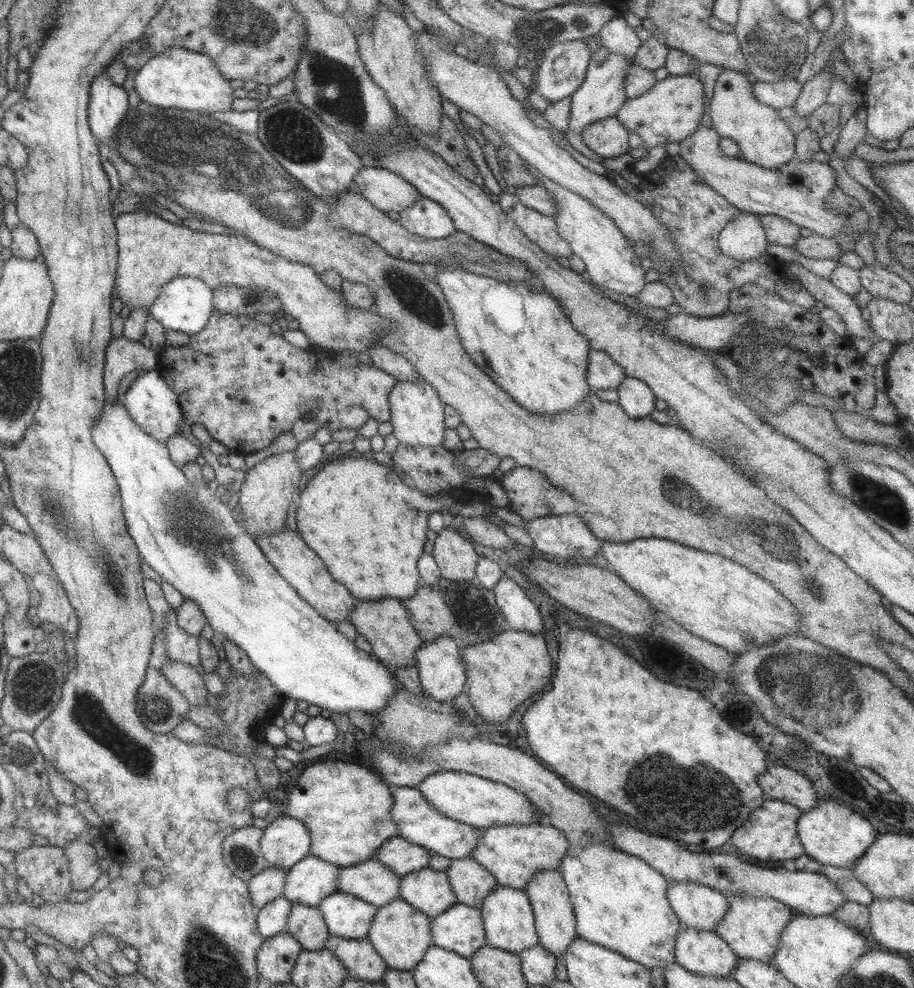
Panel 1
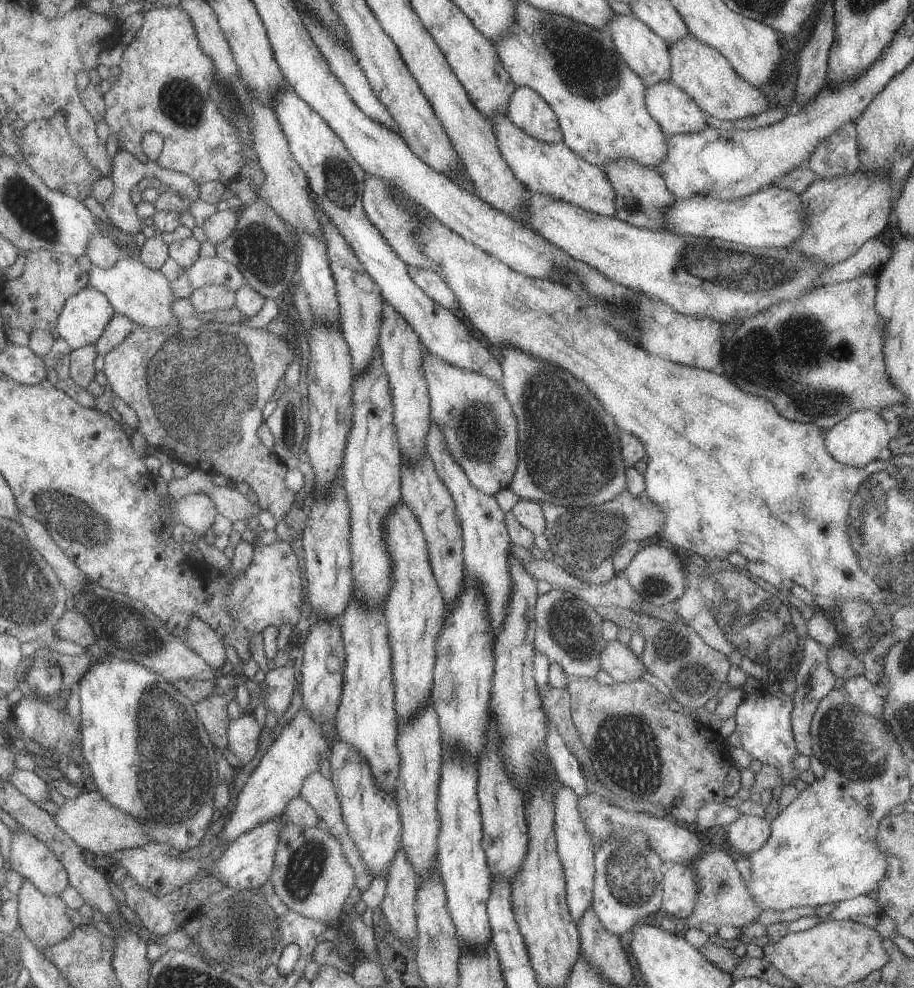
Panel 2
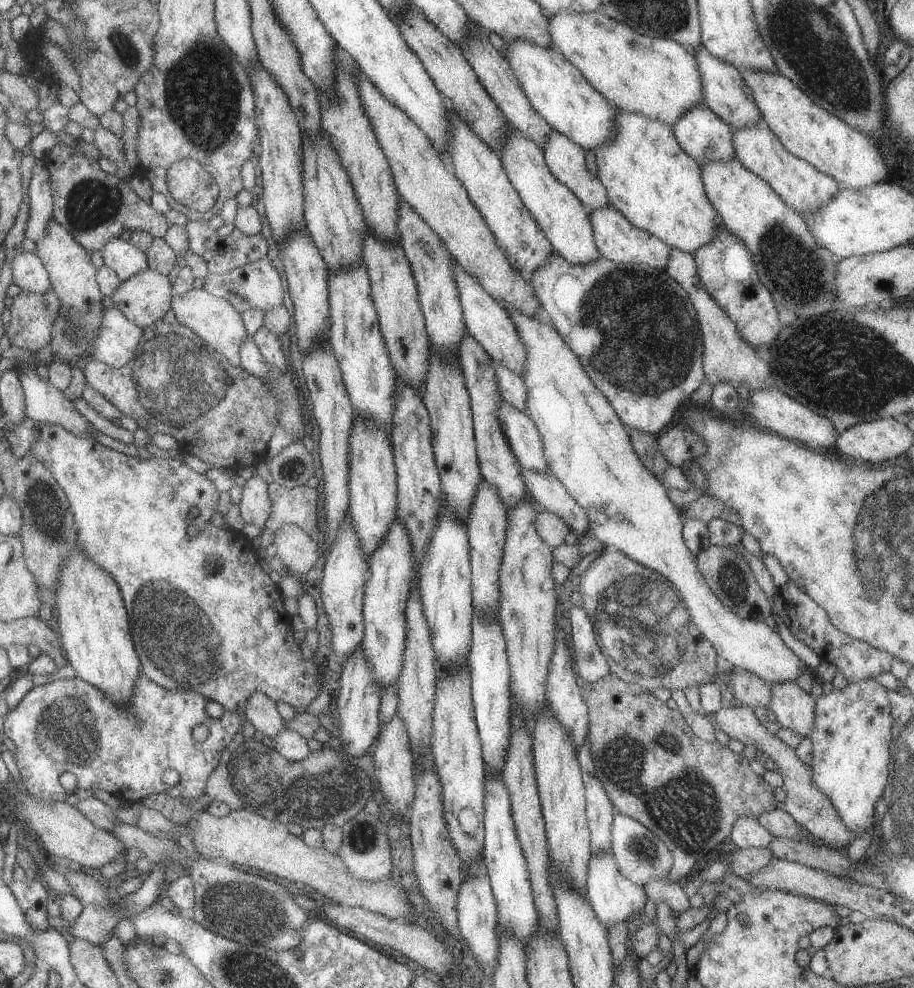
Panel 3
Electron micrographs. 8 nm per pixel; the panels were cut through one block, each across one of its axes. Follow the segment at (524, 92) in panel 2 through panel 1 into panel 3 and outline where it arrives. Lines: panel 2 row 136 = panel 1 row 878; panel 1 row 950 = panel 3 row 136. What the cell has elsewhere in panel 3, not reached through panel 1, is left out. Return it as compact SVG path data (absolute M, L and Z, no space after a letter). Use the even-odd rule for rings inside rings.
M557 130L548 132L548 138L546 138L546 142L544 142L543 153L550 172L552 172L562 184L568 186L586 208L589 207L592 211L594 209L603 209L612 206L606 188L604 188L604 185L600 182L597 175L592 174L586 167L585 152L586 150L584 150L584 148L578 146L576 142L572 142L568 136L564 136L562 132L558 132Z

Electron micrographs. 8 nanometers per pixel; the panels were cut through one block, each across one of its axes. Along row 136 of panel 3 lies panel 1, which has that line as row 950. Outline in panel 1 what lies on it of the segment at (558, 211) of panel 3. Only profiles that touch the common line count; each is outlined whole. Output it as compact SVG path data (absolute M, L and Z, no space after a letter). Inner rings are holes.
M496 884L496 889L486 897L486 901L482 904L480 914L484 919L484 932L486 932L488 946L520 955L539 945L535 917L525 891Z

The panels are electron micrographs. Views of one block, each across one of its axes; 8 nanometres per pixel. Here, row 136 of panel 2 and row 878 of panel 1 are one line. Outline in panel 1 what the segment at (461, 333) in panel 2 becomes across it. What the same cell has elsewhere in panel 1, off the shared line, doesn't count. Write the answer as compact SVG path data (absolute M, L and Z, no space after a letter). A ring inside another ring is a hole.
M310 853L288 870L286 887L284 887L282 896L293 904L318 907L327 896L338 891L340 870L341 867L336 866L336 864L329 863L327 860L322 860L319 856Z

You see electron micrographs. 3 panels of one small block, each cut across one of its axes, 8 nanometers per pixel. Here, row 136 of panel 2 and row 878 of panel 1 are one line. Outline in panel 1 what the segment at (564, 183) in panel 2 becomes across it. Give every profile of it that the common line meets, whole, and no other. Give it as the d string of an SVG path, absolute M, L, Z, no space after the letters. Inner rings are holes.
M505 824L496 828L480 828L478 846L472 857L496 877L497 884L526 891L530 878L542 871L556 871L569 849L567 836L550 824Z

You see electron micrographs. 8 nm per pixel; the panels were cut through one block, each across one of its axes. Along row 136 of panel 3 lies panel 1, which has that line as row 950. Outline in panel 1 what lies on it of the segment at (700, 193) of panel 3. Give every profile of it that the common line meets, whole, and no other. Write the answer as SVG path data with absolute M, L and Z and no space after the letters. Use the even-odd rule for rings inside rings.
M570 844L566 856L562 859L560 868L560 874L562 874L562 880L564 880L570 902L572 902L572 908L574 908L574 916L576 916L576 934L582 939L588 941L588 943L594 943L600 945L600 947L608 948L609 950L619 952L622 956L633 960L634 962L642 964L646 968L668 968L671 964L676 962L676 939L678 939L678 933L684 927L680 922L680 919L668 902L668 880L662 876L660 872L657 872L655 868L652 868L648 863L644 862L641 858L636 856L630 856L626 852L616 849L614 846L608 846L607 844L591 844L584 848L577 844Z

